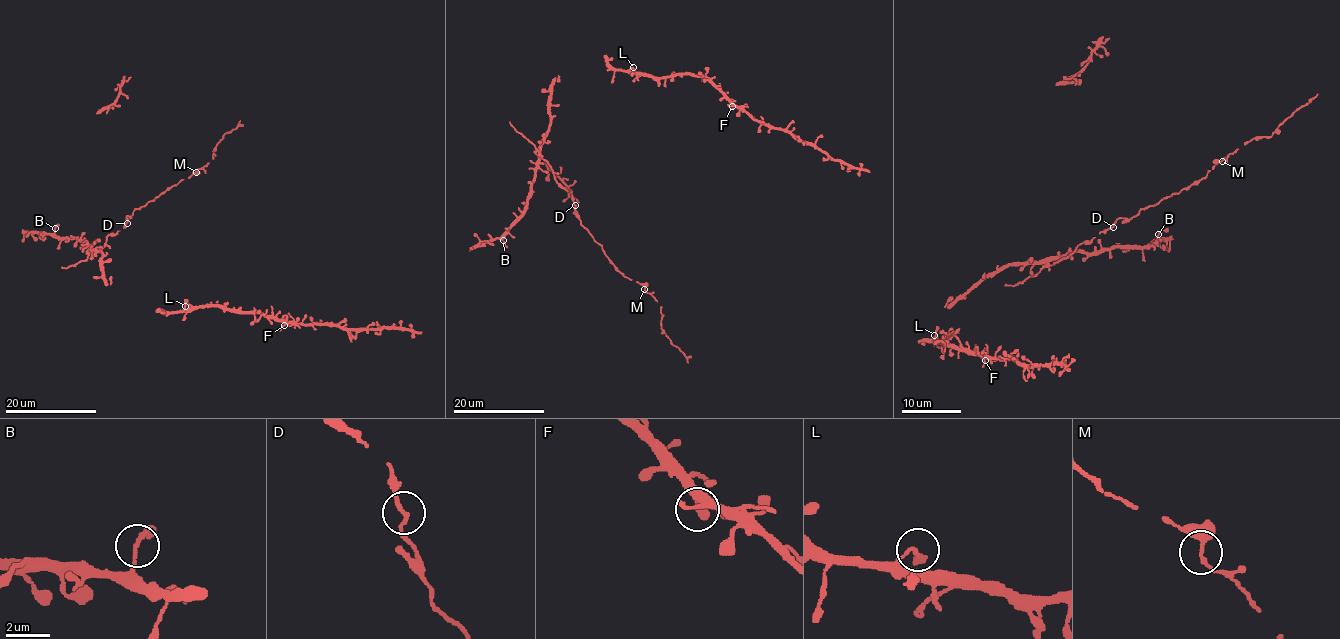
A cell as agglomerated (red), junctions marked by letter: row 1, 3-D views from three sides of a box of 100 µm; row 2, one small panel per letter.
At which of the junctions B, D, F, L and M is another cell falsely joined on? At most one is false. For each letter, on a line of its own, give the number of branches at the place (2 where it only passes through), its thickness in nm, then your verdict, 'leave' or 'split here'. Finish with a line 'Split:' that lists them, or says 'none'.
B: 2 branches meet; 160 nm thick; leave
D: 2 branches meet; 180 nm thick; leave
F: 2 branches meet; 240 nm thick; leave
L: 2 branches meet; 180 nm thick; leave
M: 2 branches meet; 240 nm thick; leave
Split: none

